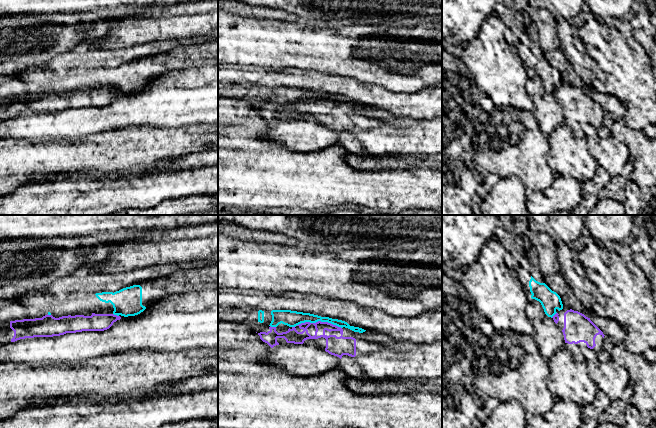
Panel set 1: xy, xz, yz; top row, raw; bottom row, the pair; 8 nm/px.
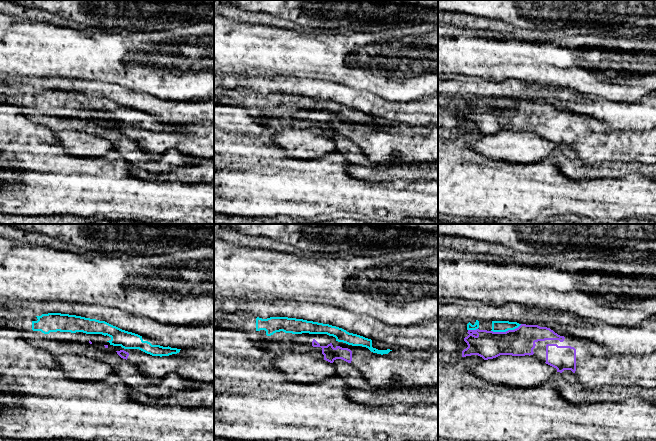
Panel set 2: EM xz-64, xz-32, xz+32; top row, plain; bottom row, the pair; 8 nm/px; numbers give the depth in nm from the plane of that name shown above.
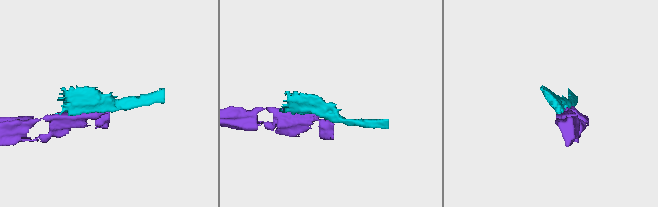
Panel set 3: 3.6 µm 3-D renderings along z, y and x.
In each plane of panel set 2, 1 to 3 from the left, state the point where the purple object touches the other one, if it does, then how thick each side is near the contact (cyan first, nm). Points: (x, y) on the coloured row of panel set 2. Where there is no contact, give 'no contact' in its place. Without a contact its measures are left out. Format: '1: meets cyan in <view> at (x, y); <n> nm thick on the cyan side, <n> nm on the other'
1: no contact
2: no contact
3: meets cyan in xz+32 at (506, 330); 100 nm thick on the cyan side, 220 nm on the other

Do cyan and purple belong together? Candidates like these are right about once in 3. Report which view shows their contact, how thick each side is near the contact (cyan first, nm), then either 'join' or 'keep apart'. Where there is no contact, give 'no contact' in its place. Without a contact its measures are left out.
xz | 130/150 nm | keep apart

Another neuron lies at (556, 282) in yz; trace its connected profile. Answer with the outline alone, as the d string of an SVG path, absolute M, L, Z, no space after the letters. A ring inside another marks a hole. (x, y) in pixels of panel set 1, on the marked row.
M560 272L544 277L544 283L560 296L563 307L569 307L574 311L585 314L585 309L582 303L576 298L574 292L564 280Z

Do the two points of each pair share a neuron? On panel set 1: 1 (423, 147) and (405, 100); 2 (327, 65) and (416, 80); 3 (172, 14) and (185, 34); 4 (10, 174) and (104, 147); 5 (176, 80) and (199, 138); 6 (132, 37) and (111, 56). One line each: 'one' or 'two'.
1: two
2: one
3: one
4: one
5: two
6: two

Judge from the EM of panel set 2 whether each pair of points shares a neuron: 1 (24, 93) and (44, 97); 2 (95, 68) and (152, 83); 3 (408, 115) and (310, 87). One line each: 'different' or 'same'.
1: same
2: same
3: same

